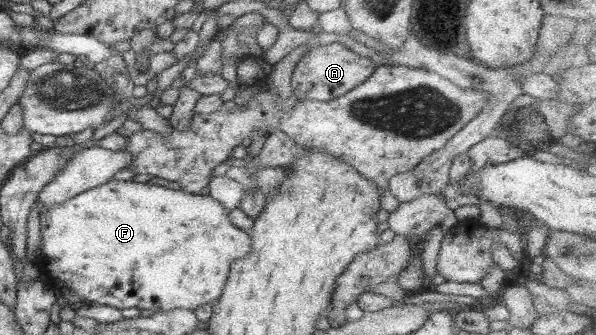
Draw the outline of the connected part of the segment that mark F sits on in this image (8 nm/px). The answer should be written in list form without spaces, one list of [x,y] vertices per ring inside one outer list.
[[[112,180],[106,184],[97,186],[81,192],[78,196],[66,200],[63,204],[57,204],[40,214],[41,222],[41,243],[40,259],[35,262],[35,266],[46,276],[48,284],[58,293],[61,288],[70,288],[80,298],[84,299],[88,305],[103,304],[124,310],[124,308],[140,308],[141,310],[153,310],[162,312],[174,310],[175,308],[185,308],[195,310],[203,304],[208,304],[220,298],[226,279],[231,270],[232,262],[248,256],[251,251],[250,234],[240,230],[231,223],[229,210],[222,204],[214,200],[210,195],[192,194],[184,192],[182,189],[174,190],[156,184],[138,183],[130,180]]]

